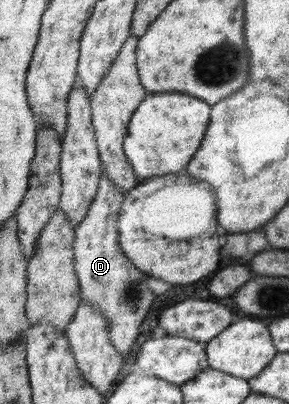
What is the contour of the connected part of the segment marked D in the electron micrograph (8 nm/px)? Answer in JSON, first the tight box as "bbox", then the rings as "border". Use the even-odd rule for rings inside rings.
{"bbox":[74,169,155,356],"border":[[[102,169],[97,197],[91,203],[85,219],[77,226],[74,242],[74,266],[82,287],[82,301],[89,301],[97,309],[101,309],[103,315],[111,321],[111,341],[123,356],[133,350],[141,324],[155,302],[155,294],[147,286],[149,276],[135,268],[120,242],[117,224],[126,195],[107,175],[107,171]]]}

